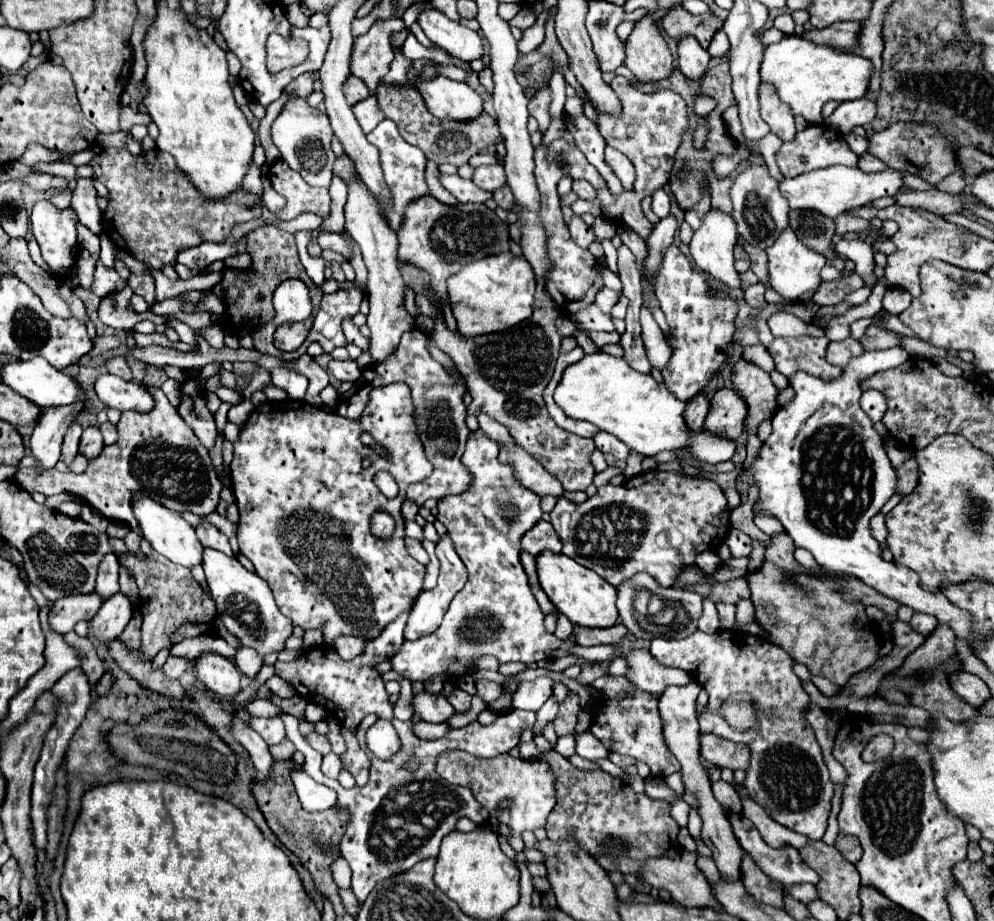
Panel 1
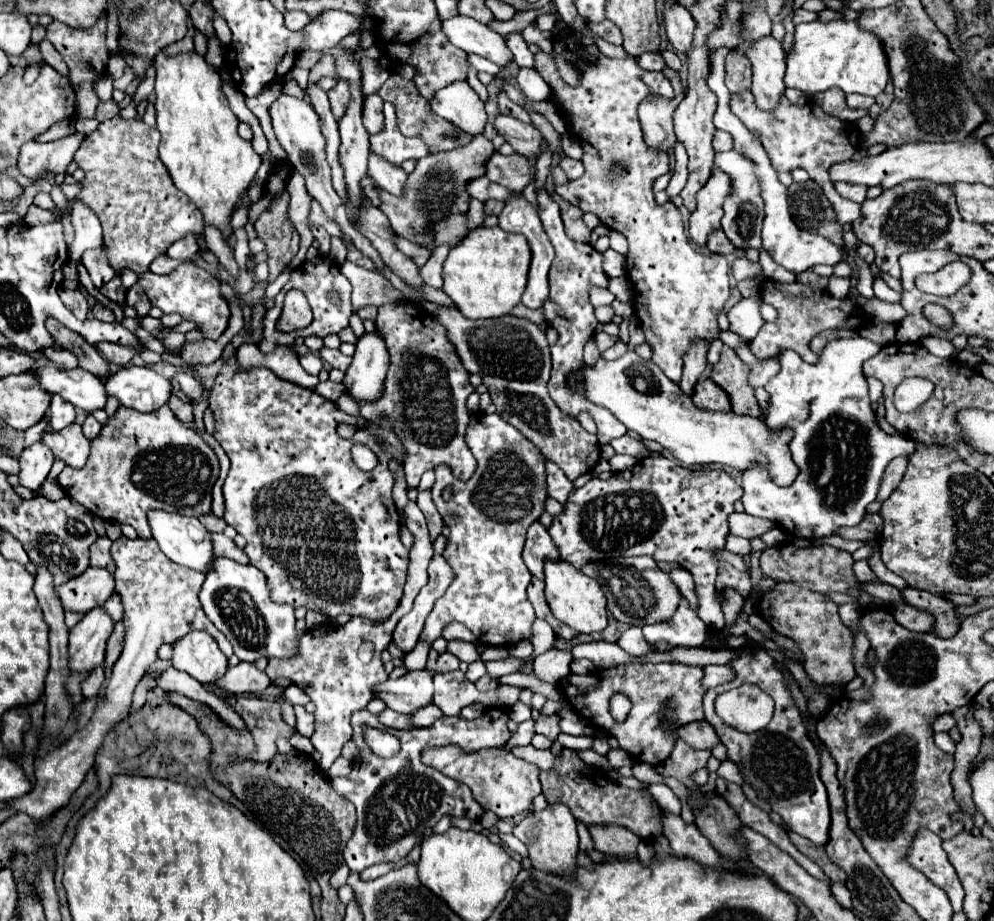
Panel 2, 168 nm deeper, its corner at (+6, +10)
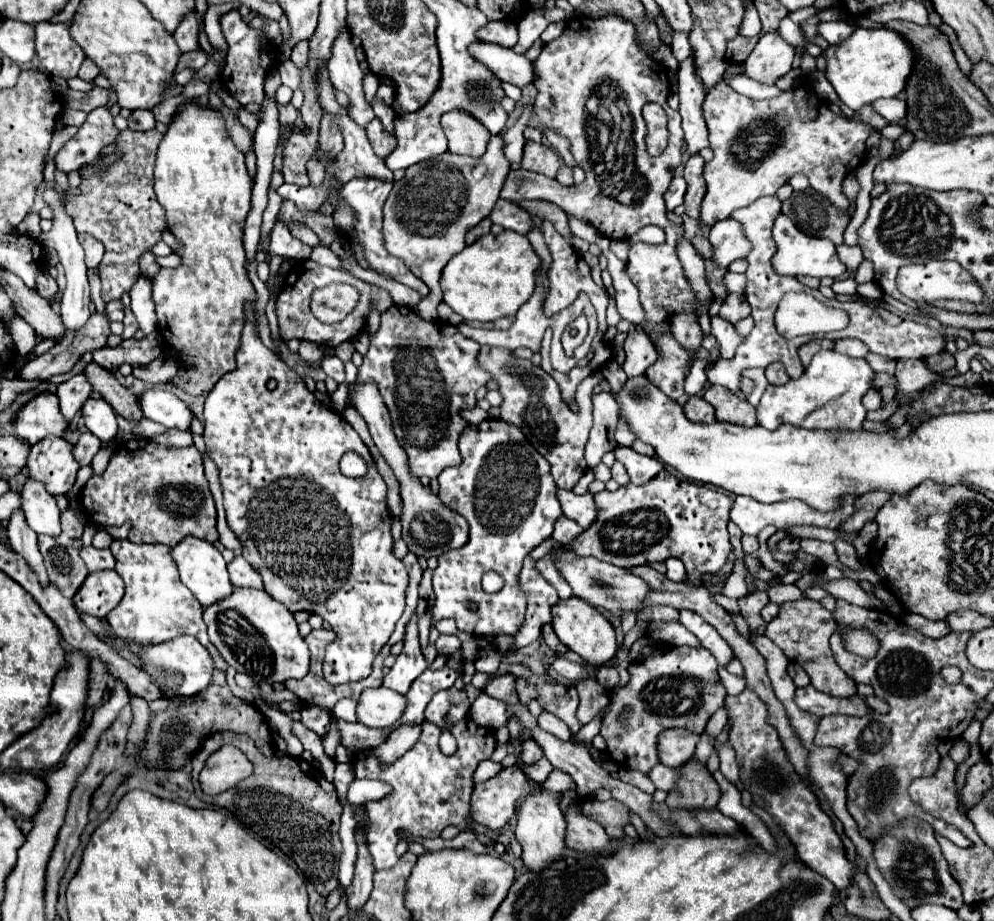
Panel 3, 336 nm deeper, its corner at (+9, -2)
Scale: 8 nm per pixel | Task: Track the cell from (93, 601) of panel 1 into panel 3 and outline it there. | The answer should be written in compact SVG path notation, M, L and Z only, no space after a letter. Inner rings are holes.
M113 569L89 573L77 595L73 597L77 611L95 617L107 617L111 609L121 601L125 593L123 579Z

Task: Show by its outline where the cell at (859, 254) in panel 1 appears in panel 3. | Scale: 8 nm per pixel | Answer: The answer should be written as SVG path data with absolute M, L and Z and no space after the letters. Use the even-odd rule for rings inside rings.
M809 77L765 101L739 95L725 81L719 81L709 89L703 111L713 159L703 167L707 195L701 205L701 223L713 225L727 219L735 209L751 205L761 195L775 195L795 173L805 173L811 187L829 197L837 209L849 209L851 203L841 183L845 175L863 163L867 153L865 141L873 127L835 115L829 103L813 91Z

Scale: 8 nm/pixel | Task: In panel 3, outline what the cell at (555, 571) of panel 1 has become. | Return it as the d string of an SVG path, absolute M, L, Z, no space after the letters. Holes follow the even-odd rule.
M579 597L561 599L553 607L553 629L555 629L557 637L561 639L561 643L567 645L569 651L577 653L587 665L599 667L599 665L605 665L607 661L611 661L615 657L617 641L615 641L613 625L595 607L591 607L587 601L579 599Z

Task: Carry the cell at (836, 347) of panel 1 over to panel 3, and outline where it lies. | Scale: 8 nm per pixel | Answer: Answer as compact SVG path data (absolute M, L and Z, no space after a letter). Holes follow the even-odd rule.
M807 341L807 343L803 343L803 345L797 349L797 353L799 353L799 359L801 359L803 367L807 367L807 365L811 363L811 357L813 357L817 351L821 351L819 341Z

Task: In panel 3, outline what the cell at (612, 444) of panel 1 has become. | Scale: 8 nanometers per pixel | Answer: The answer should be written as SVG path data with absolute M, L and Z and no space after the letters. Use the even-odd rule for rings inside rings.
M617 447L615 459L625 465L627 473L631 477L631 483L635 483L635 485L645 485L647 481L651 481L651 477L657 477L659 471L665 469L665 465L659 459L639 455L631 447Z

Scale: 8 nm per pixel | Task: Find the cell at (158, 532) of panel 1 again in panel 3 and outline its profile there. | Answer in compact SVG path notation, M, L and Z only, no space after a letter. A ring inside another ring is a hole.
M187 537L179 545L173 547L171 555L179 567L181 583L195 595L195 599L203 607L213 605L215 601L221 601L223 597L229 597L233 593L233 583L231 583L229 573L227 573L227 563L225 563L223 555L211 543L201 541L197 537Z

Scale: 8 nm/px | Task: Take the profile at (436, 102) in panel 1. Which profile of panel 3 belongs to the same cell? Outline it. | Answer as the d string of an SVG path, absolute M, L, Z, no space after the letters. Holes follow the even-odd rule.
M463 111L445 113L441 117L441 127L449 141L449 151L457 155L481 157L491 139L491 133L477 119Z

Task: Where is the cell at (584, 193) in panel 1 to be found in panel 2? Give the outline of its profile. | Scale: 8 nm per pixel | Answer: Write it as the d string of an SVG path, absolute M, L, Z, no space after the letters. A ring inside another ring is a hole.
M566 157L566 159L560 163L560 167L564 169L564 173L568 175L570 181L582 177L582 173L584 173L584 165L582 165L582 161L576 161L576 159L568 159L568 157Z

